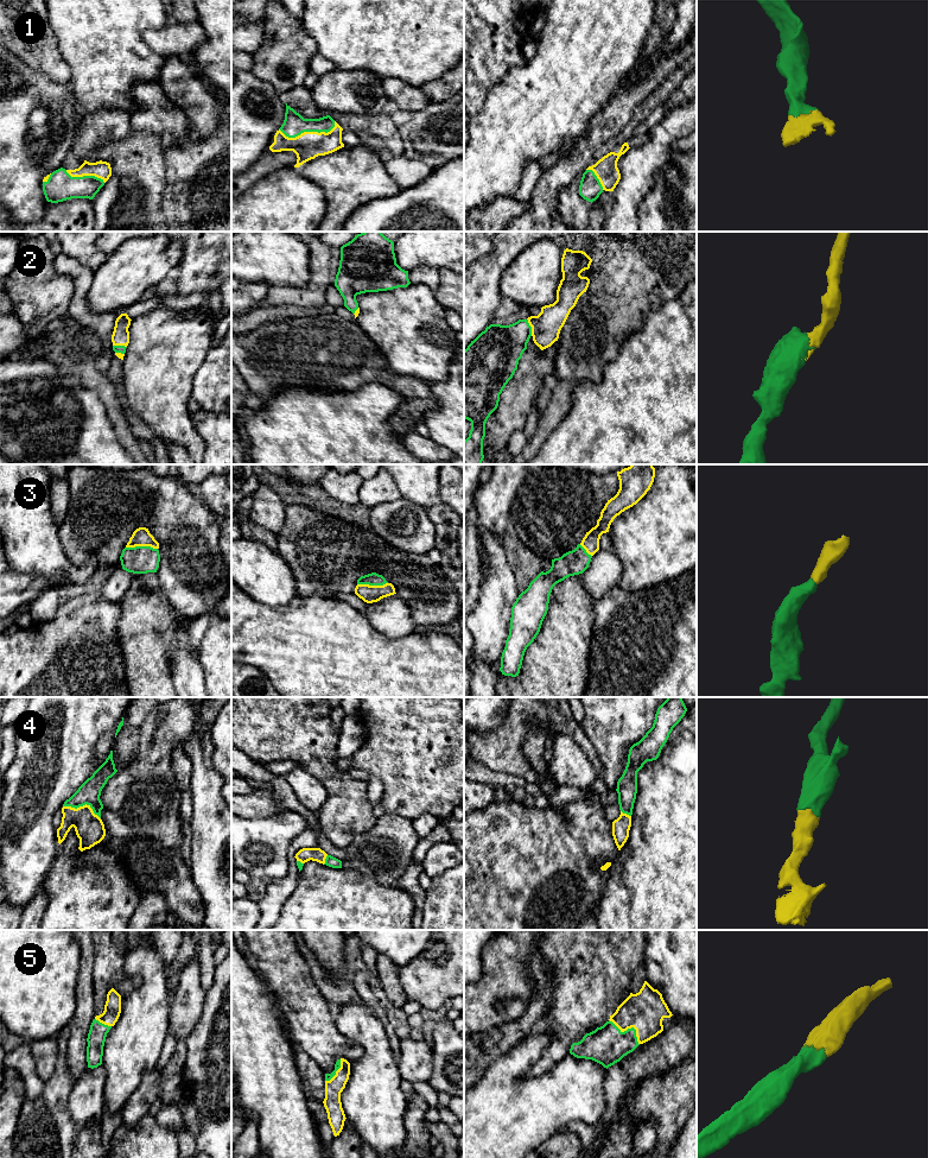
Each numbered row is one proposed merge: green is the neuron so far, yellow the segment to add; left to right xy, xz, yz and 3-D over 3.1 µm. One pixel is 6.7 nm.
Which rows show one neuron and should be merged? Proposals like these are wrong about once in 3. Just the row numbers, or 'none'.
1, 2, 3, 4, 5

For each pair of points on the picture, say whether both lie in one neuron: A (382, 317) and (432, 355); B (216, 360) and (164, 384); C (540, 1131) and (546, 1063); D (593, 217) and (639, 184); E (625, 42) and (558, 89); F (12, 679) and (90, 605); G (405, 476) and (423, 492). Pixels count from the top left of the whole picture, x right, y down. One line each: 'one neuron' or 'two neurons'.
A: one neuron
B: two neurons
C: two neurons
D: two neurons
E: one neuron
F: one neuron
G: one neuron

